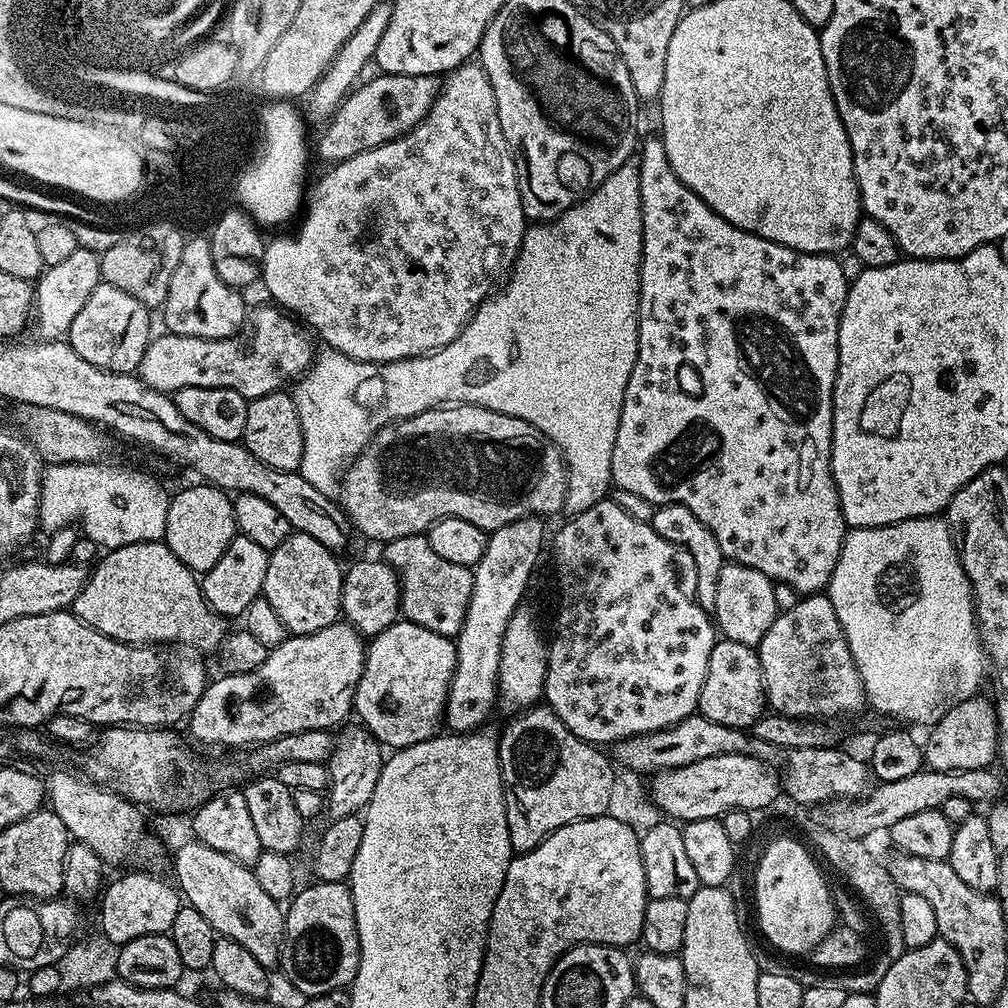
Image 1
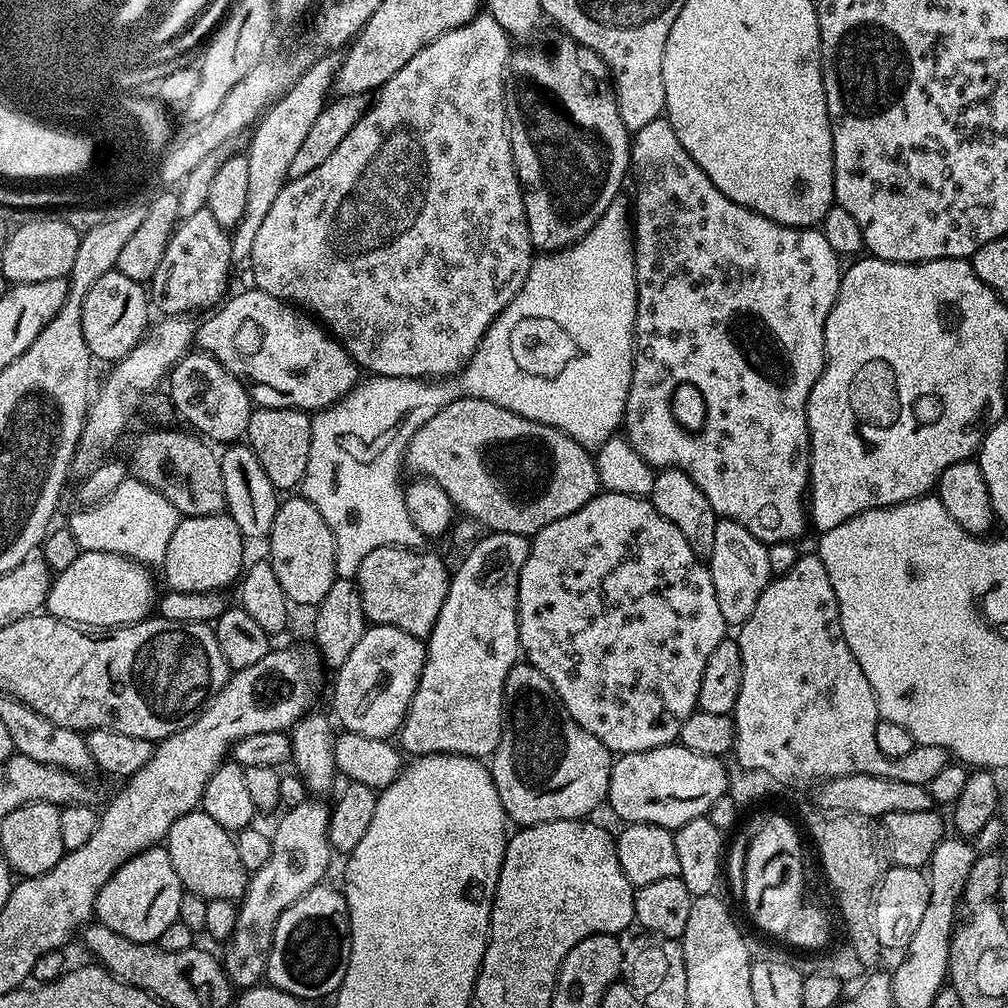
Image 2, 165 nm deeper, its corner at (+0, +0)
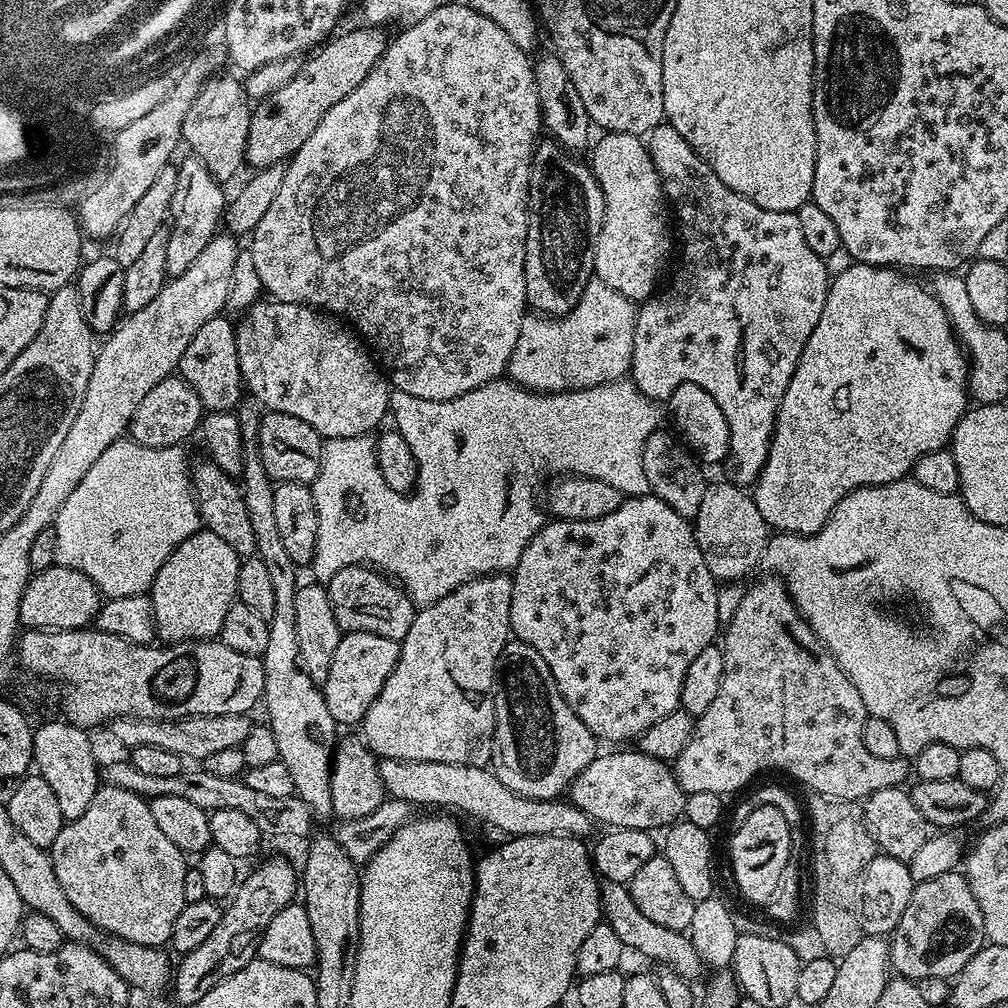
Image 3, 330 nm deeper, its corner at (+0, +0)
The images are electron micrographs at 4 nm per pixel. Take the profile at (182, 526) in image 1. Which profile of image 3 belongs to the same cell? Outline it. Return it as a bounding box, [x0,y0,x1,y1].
[150,530,240,644]

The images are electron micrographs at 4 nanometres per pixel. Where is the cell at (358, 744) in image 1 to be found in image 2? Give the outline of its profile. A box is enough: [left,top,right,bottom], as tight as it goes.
[223,798,334,989]

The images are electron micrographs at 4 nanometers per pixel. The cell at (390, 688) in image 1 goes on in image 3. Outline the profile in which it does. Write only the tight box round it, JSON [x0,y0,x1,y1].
[322,632,400,725]

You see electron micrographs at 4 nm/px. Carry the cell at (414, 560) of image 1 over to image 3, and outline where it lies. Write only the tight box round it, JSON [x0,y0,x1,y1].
[326,564,418,641]

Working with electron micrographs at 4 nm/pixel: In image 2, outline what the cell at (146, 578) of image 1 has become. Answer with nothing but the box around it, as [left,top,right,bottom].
[47,551,158,630]

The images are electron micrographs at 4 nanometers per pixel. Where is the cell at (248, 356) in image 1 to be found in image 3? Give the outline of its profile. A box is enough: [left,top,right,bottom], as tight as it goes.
[236,298,390,440]

